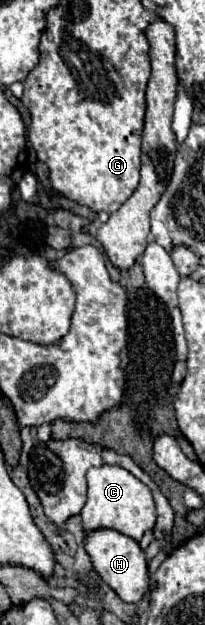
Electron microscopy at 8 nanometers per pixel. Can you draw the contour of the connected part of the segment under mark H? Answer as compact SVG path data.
M108 528L90 532L86 536L86 552L92 558L92 564L94 564L94 570L98 572L98 576L120 596L122 602L138 604L146 594L150 594L154 584L152 584L146 554L140 548L140 544L136 540L132 540L130 536L124 536L116 530L108 530Z

